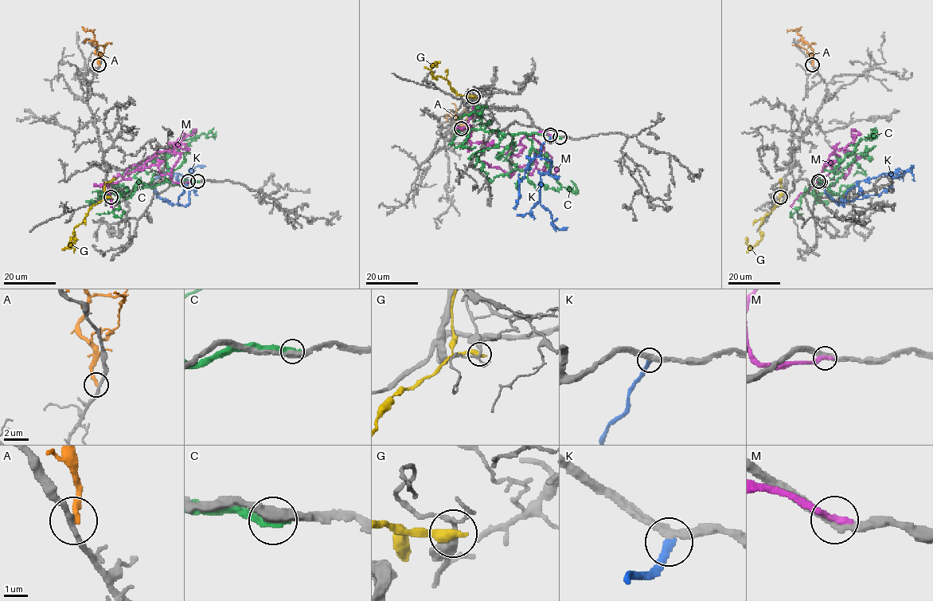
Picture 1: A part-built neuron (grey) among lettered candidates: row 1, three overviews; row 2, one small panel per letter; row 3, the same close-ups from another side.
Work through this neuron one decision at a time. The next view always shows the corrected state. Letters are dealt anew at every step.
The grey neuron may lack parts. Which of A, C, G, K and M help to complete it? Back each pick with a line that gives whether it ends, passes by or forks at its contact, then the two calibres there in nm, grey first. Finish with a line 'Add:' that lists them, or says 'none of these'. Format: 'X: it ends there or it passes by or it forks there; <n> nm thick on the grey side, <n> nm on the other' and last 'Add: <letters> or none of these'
K: it ends there; 340 nm thick on the grey side, 300 nm on the other
Add: K

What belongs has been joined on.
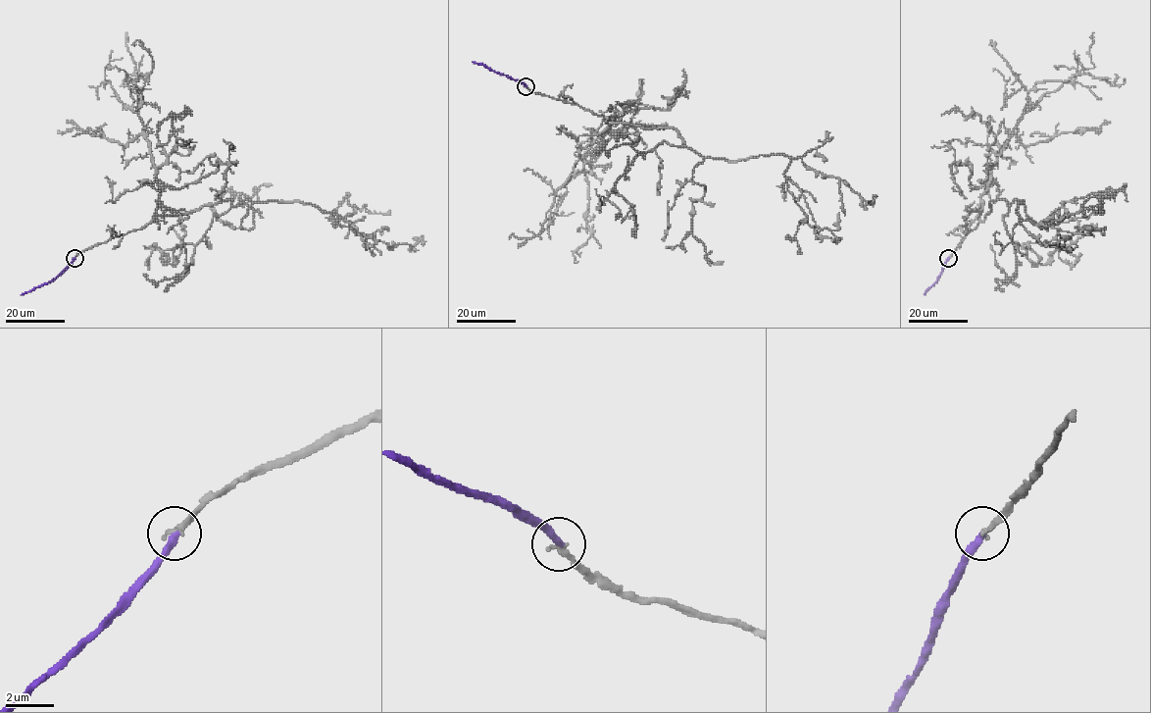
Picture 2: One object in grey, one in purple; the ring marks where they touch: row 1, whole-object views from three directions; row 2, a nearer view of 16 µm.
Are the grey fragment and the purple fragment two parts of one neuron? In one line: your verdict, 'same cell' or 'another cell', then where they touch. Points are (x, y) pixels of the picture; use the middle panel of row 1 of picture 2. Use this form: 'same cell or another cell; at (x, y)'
same cell; at (525, 86)

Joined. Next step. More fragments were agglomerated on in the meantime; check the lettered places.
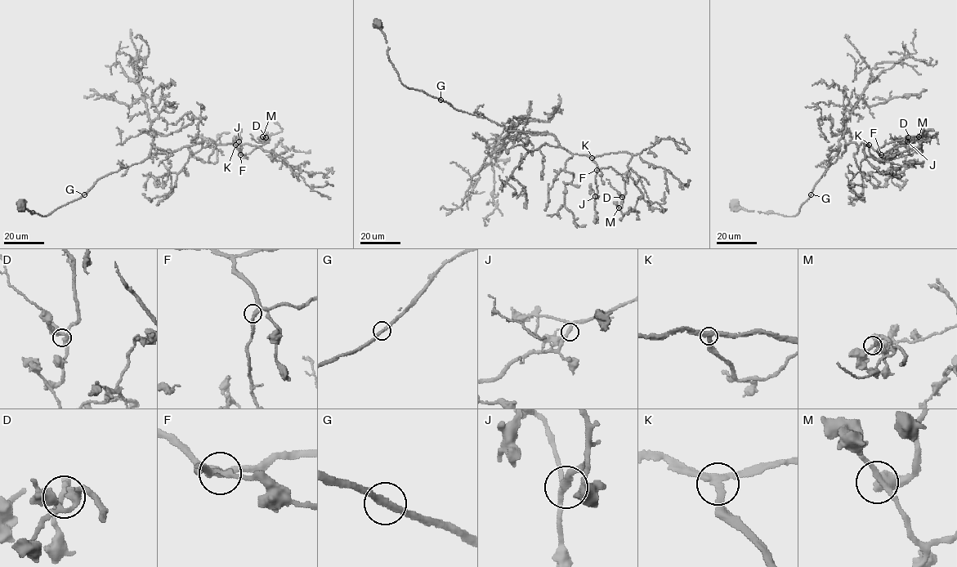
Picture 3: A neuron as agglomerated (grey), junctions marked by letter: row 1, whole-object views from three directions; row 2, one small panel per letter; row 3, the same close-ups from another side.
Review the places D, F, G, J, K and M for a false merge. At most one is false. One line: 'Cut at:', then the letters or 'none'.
Cut at: none

